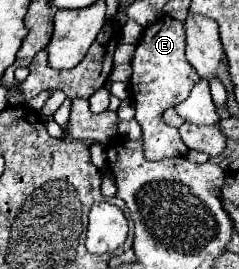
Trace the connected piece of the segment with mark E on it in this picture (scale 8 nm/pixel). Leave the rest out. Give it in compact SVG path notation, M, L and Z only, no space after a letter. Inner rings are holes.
M163 16L149 28L145 28L143 38L139 40L133 60L133 74L129 80L131 98L135 104L135 120L142 129L143 149L145 158L158 161L164 158L184 156L188 148L183 143L178 129L166 125L161 116L167 108L185 100L199 80L195 68L185 58L185 32L183 24L175 18Z

